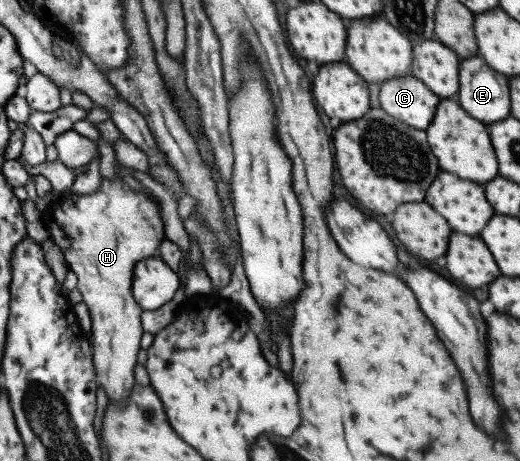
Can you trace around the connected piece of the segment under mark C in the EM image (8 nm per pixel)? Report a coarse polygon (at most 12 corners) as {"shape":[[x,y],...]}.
{"shape":[[411,74],[379,85],[390,117],[425,131],[439,97]]}

